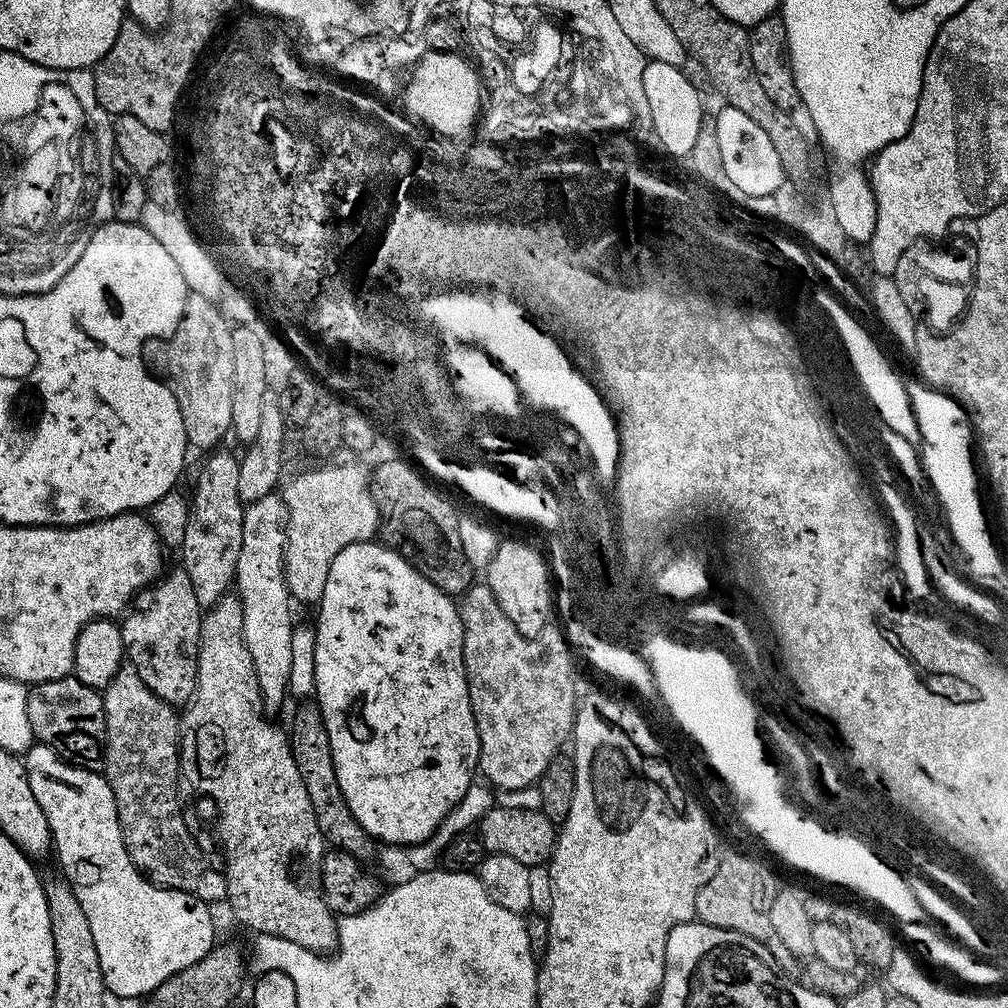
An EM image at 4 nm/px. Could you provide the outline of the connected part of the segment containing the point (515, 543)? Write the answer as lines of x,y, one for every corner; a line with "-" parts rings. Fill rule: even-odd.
505,539
498,544
486,575
488,589
494,594
498,606
502,606
502,614
506,614
506,618
518,626
518,634
539,636
549,627
548,615
554,612
554,584
543,555
540,557
530,545
520,540

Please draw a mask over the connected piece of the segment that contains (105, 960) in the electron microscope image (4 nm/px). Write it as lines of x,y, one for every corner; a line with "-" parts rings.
39,742
33,743
22,759
26,778
30,778
30,790
34,790
34,798
38,798
38,806
46,813
46,822
50,822
54,856
60,859
59,871
68,880
90,924
105,989
121,998
147,997
171,975
202,959
218,940
216,924
212,921
213,909
206,901
190,894
152,884
136,869
124,845
114,794
103,775
69,764
52,748

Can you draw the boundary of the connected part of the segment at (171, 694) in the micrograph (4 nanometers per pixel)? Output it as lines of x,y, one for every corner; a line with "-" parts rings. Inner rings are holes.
176,566
173,572
165,571
159,580
136,594
120,624
127,663
167,704
184,706
192,699
196,689
201,619
202,609
190,583
190,574

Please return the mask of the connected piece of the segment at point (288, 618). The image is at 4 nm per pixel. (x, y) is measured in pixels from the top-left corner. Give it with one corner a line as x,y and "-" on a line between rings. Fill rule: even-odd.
276,494
260,498
257,501
254,501
253,504
249,504
245,507
244,521
242,522
242,551
238,554
238,562
236,563
236,579
234,581
234,588
239,595
242,614
244,615
242,618
242,634
246,638
246,646
254,658
254,670
258,674
258,686
260,687
260,693
264,699
264,707
269,713
278,711
279,708
283,706
284,699
289,699
290,696
288,683
290,682
290,638
292,637
292,630
294,627
294,619
292,620
292,607
294,607
294,604
290,599
288,583
284,581
284,542
286,539
287,518
288,511
286,510
284,501

